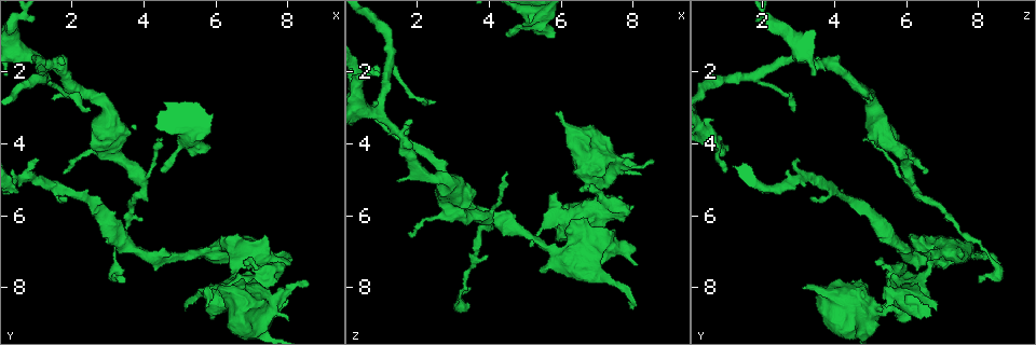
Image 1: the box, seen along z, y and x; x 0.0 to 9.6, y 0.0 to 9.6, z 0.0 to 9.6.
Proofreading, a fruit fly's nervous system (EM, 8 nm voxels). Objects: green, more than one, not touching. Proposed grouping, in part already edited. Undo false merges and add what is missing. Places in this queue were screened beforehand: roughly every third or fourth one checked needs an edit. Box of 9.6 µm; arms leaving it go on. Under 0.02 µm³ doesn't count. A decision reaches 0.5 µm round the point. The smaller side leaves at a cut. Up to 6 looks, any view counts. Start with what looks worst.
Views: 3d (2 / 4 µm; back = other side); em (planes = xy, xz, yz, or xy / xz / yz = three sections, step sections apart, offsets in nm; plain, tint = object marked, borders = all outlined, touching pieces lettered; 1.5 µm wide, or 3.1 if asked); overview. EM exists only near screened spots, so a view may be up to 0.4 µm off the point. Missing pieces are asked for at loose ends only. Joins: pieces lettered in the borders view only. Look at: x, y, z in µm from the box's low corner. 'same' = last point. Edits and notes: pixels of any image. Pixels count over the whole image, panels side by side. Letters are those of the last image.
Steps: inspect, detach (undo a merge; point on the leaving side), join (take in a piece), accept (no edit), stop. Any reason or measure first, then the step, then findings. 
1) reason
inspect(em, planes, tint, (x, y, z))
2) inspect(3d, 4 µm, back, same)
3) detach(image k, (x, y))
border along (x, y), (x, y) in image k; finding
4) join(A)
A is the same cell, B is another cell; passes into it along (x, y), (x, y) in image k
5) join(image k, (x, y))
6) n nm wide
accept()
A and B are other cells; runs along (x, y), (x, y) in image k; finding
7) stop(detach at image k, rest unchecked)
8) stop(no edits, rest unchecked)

two arms at a narrow angle
inspect(3d, 2 µm, (6.55, 7.40, 6.60))

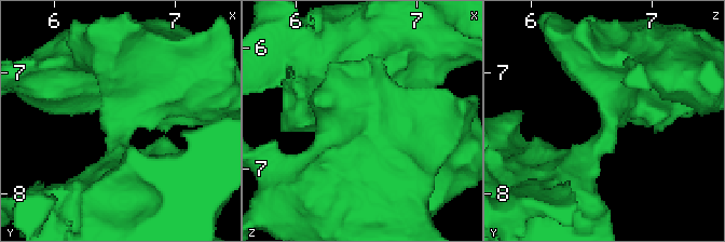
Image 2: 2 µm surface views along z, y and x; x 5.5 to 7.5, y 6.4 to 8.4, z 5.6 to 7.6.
inspect(em, planes, tint, (6.48, 7.42, 6.66))

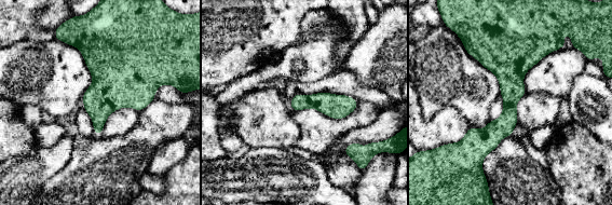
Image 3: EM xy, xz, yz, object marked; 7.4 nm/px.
inspect(em, planes, borders, same)

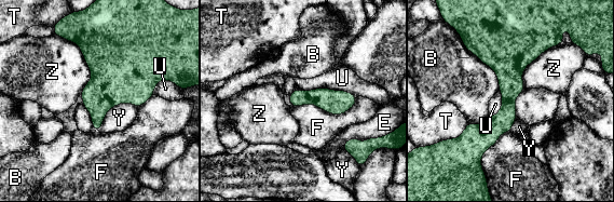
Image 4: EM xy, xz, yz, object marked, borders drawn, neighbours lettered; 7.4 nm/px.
accept()
B, E, F, T, U, Y and Z are other cells; border along (357, 97), (341, 113), (290, 105) in image 4; all the same neuron

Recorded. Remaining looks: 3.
thick turns thin
inspect(3d, 4 µm, (2.65, 5.80, 4.85))

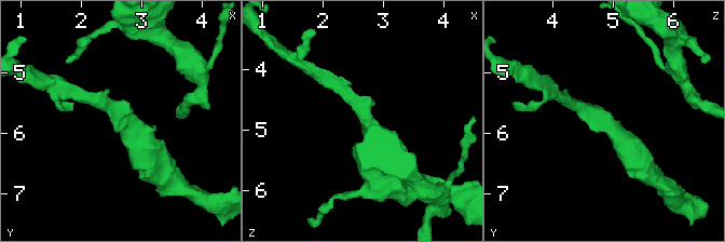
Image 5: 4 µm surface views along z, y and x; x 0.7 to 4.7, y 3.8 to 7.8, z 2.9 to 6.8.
arms of 200, 440 nm; need the tissue
inspect(em, xz, step 8, borders, (2.75, 5.80, 4.80))

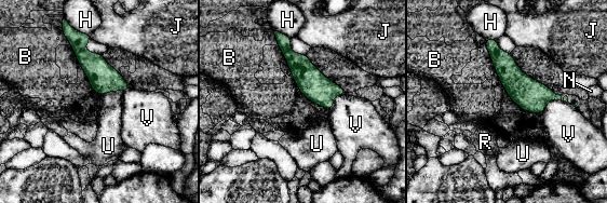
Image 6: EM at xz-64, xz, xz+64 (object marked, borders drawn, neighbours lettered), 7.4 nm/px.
another direction
inspect(em, planes, borders, same)

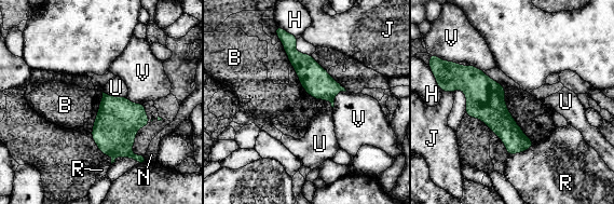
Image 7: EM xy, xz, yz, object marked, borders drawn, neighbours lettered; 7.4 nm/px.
H touches over 240 nm
accept()
B, H, J, N, R, U and V are other cells; border along (291, 65), (302, 86) in image 7; all the same neuron

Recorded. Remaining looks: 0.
stop(no edits, rest unchecked)

